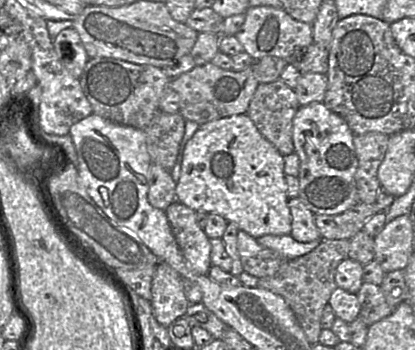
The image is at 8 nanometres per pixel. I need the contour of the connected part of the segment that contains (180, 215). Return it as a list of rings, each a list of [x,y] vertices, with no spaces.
[[[177,200],[165,210],[175,240],[189,269],[199,275],[207,275],[212,267],[211,243],[197,223],[196,212]]]

